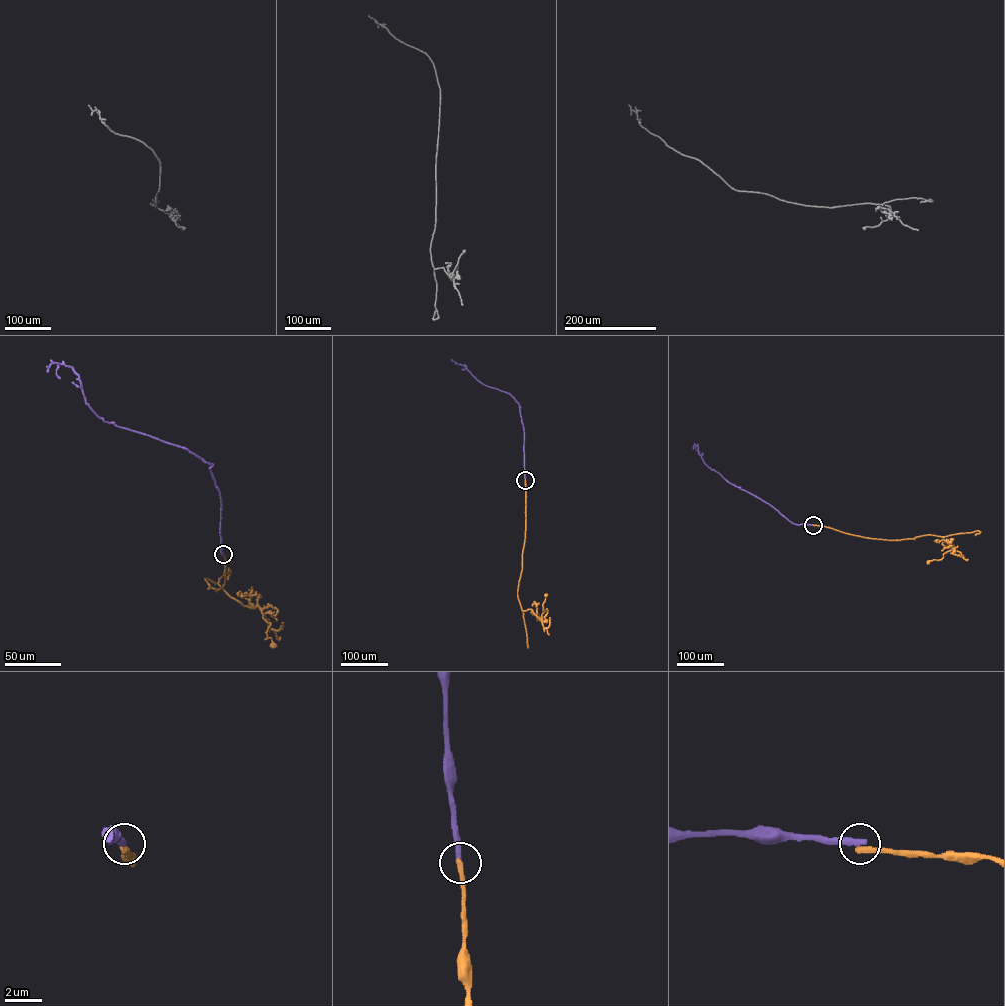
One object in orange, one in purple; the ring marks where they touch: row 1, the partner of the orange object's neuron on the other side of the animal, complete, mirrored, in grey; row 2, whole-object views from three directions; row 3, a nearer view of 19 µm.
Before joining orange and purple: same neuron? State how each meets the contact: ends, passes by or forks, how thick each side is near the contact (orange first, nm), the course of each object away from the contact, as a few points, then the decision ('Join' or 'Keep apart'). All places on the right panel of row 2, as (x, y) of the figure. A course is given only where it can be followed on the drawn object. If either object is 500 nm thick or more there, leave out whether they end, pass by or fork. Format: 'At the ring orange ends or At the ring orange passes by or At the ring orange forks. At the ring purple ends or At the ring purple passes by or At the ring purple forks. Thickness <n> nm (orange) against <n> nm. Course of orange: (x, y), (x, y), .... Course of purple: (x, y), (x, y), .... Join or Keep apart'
At the ring orange ends. At the ring purple ends. Thickness 320 nm (orange) against 380 nm. Course of orange: (813, 525), (879, 539), (944, 537), (942, 544), (951, 546), (951, 550), (941, 559), (928, 563). Course of purple: (813, 525), (791, 522), (771, 505), (711, 469), (703, 461), (697, 445), (693, 449). Keep apart

